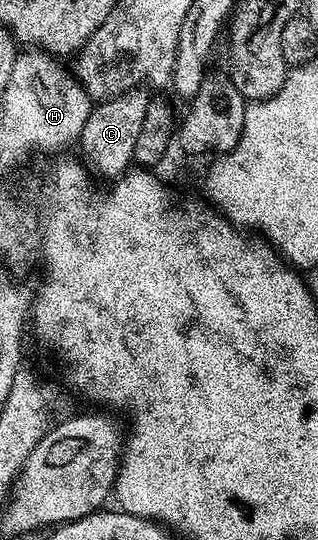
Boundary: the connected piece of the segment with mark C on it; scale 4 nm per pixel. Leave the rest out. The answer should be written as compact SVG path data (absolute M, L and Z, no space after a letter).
M128 90L120 96L104 99L94 107L82 130L79 147L81 146L83 154L82 161L96 175L99 173L111 180L126 173L134 159L138 135L141 133L149 102L148 95Z

